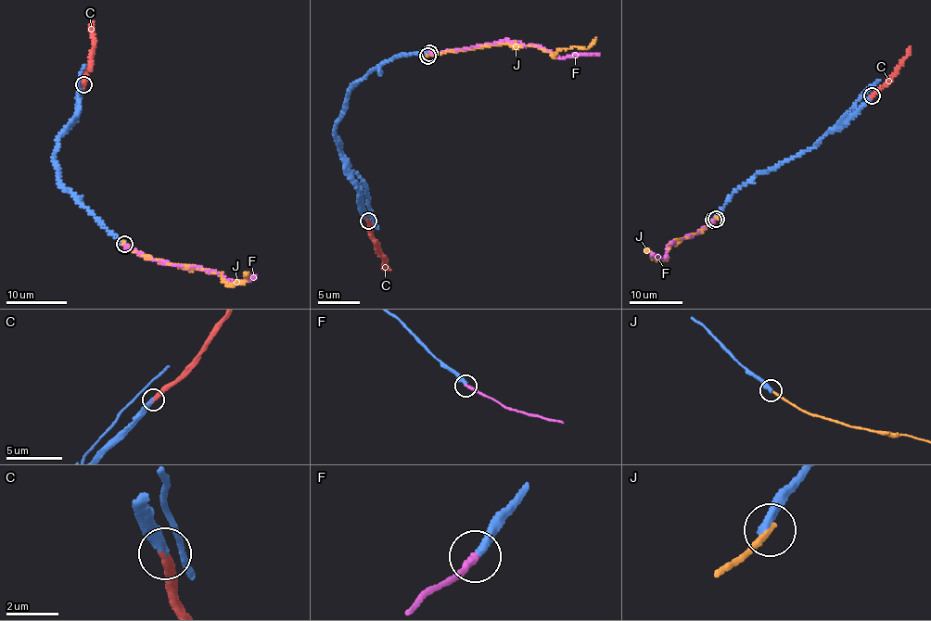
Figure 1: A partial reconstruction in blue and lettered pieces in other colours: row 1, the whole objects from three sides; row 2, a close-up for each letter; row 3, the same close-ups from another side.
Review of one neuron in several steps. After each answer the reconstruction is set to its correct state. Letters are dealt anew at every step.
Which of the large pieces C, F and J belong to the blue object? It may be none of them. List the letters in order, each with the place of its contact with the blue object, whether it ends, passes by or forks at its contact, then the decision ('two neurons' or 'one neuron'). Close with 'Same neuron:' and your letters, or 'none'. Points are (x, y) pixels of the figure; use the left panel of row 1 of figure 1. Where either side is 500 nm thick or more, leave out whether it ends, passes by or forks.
C: (83, 84) | it ends | one neuron
F: (124, 245) | it ends | one neuron
J: (124, 244) | it ends | two neurons
Same neuron: C, F

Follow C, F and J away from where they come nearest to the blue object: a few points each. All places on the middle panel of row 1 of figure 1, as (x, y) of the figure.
C: (368, 220), (386, 259), (386, 269)
F: (428, 53), (504, 40), (551, 50), (561, 58), (599, 53)
J: (427, 55), (490, 45), (532, 46), (555, 55), (572, 46), (585, 49), (596, 37)

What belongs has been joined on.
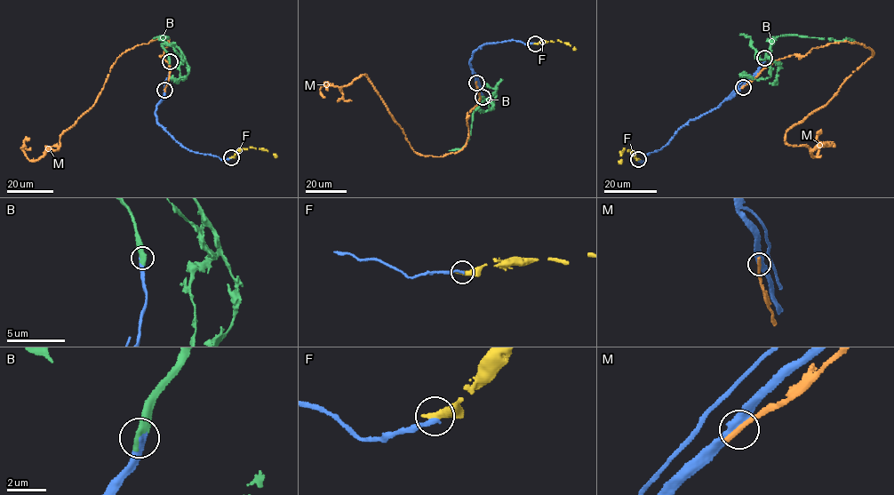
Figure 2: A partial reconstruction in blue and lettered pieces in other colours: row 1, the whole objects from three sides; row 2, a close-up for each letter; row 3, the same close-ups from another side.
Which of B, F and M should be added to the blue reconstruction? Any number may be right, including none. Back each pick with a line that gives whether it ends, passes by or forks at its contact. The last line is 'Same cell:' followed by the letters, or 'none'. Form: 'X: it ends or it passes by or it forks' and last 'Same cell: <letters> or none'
B: it ends
Same cell: B

